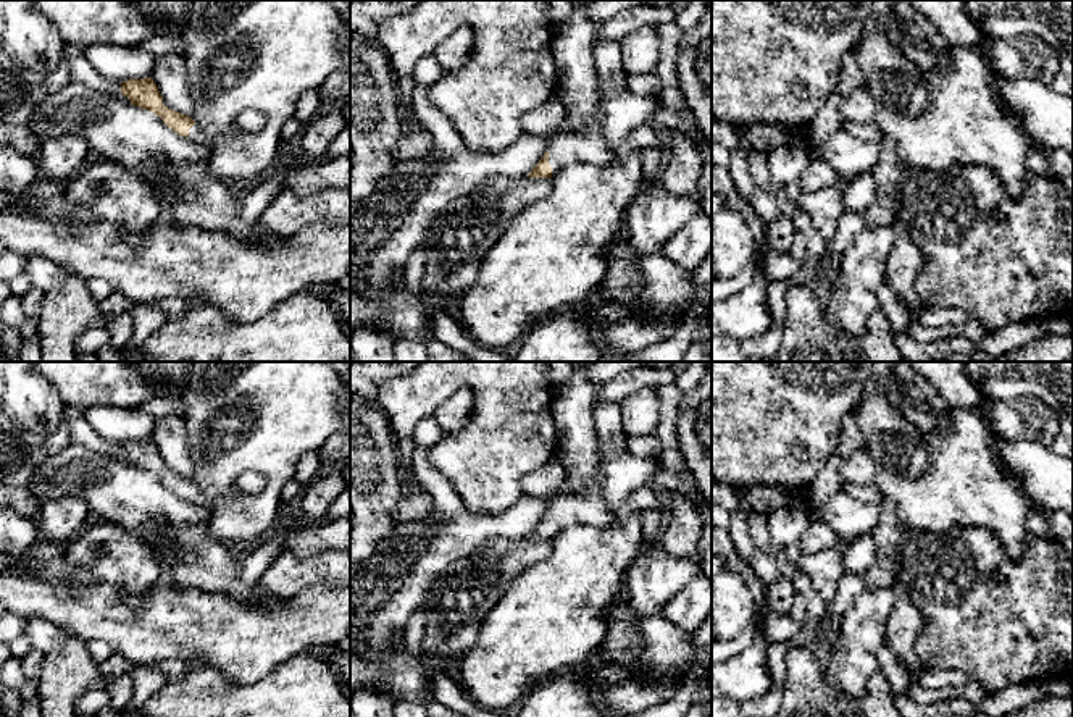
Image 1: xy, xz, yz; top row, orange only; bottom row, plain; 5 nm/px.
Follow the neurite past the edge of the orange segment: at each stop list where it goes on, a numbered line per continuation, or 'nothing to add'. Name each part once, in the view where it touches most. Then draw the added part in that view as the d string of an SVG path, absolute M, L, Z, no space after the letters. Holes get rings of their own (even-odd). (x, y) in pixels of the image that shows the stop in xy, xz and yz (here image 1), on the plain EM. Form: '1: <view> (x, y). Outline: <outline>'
1: xz (589, 509). Outline: M599 465L587 491L582 496L570 496L566 499L555 499L549 507L549 526L552 528L552 538L576 523L591 526L608 526L613 520L613 514L607 509L603 496L603 472Z

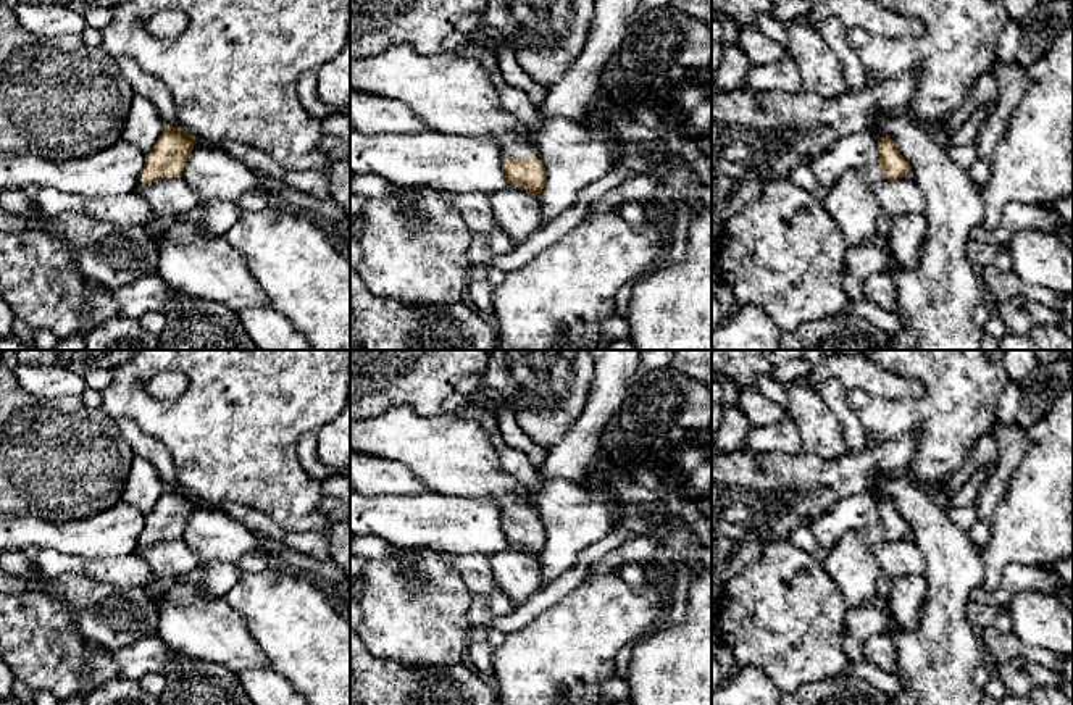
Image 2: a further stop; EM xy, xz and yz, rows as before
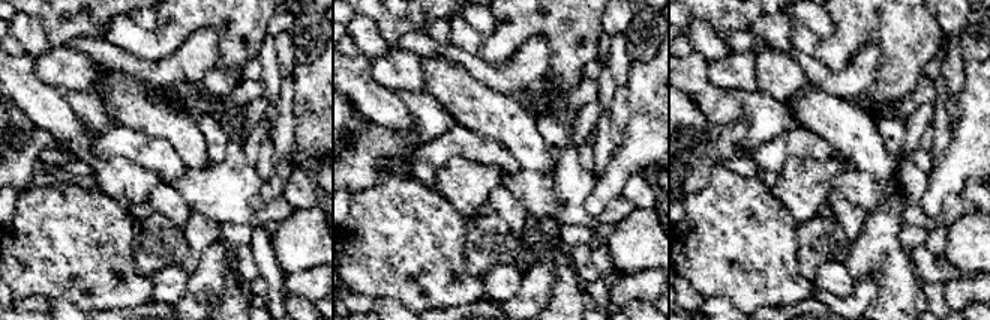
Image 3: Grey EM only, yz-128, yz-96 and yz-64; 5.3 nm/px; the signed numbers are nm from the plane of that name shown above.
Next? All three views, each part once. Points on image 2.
1: xz (450, 455). Outline: M399 405L373 418L350 419L350 450L403 465L431 492L463 499L491 499L502 510L503 521L524 521L531 516L526 490L499 468L499 453L484 428L476 421L460 418L457 413L424 418L415 408Z

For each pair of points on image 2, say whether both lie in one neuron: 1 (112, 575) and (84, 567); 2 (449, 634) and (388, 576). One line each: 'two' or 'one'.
1: one
2: one

